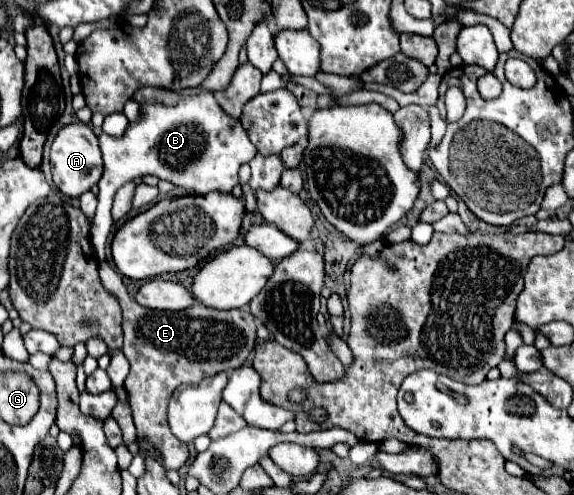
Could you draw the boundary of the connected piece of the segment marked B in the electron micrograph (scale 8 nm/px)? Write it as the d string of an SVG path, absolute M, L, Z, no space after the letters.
M211 91L181 95L175 105L165 105L155 99L143 101L139 119L129 123L121 137L101 133L99 147L103 151L105 169L99 181L99 205L91 227L91 243L99 263L106 260L105 248L111 219L109 211L113 205L113 195L121 185L145 175L155 175L159 179L171 181L177 187L191 189L197 195L209 191L229 193L239 183L239 167L255 157L255 147L247 139L241 121L227 115Z

